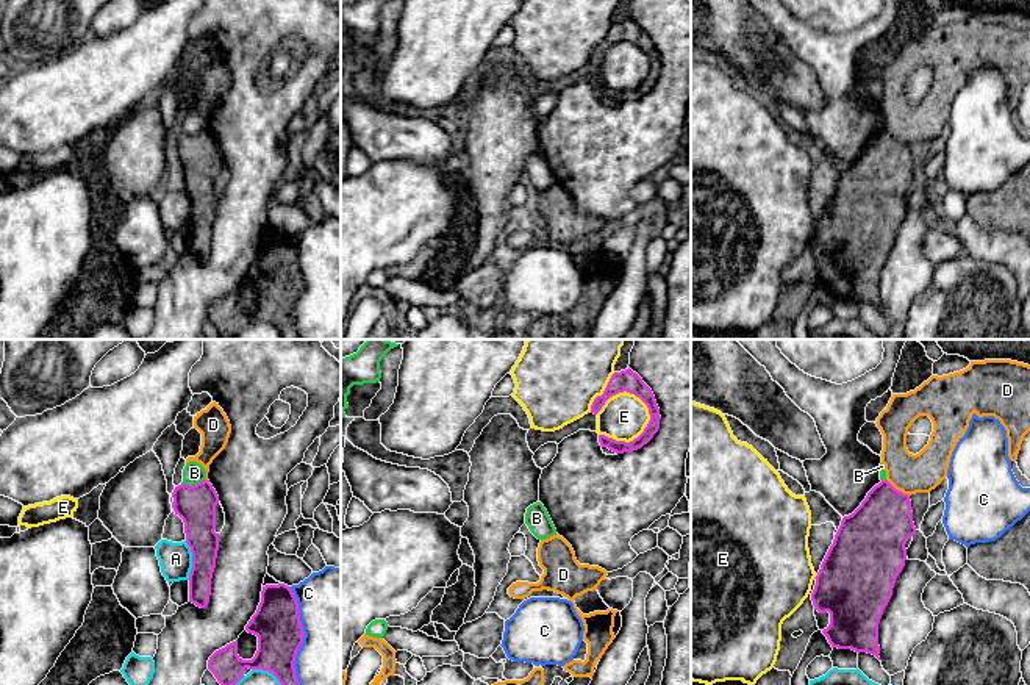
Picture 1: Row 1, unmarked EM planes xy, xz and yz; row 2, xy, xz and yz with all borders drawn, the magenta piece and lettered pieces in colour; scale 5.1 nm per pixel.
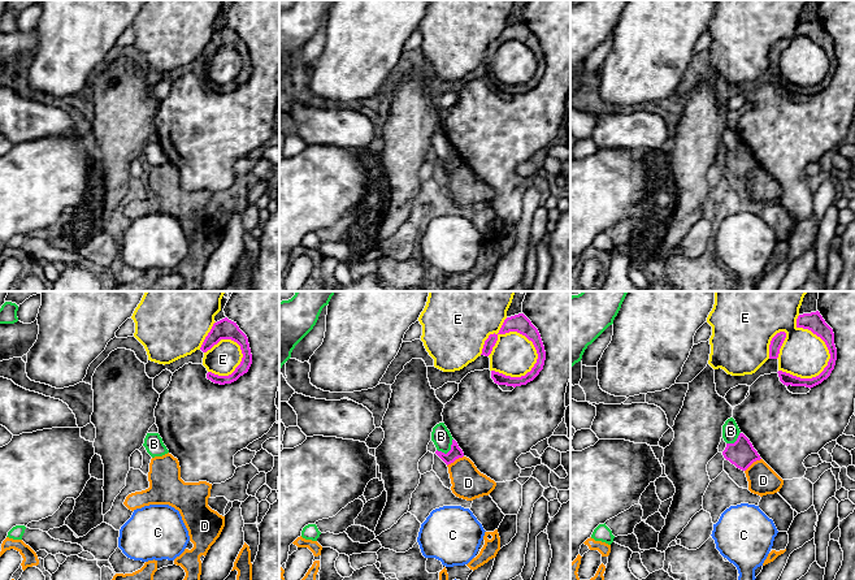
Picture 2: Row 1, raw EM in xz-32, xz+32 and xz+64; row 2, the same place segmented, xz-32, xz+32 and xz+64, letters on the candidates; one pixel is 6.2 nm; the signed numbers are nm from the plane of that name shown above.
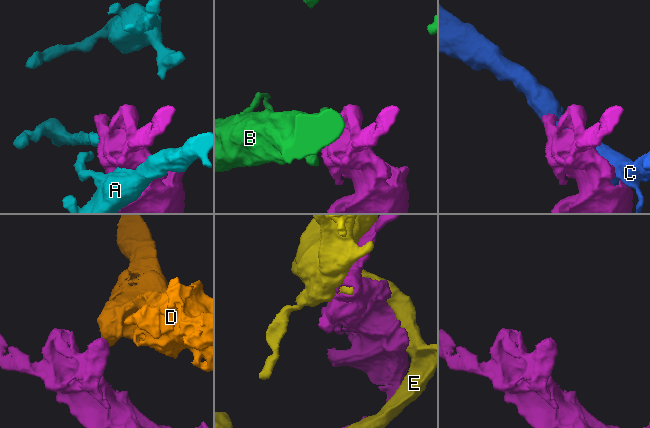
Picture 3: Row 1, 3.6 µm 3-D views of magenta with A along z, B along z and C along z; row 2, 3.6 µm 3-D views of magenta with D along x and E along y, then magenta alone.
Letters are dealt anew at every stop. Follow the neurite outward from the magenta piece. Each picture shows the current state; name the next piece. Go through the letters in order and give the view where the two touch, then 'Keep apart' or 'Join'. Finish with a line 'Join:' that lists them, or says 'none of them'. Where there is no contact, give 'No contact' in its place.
A: Touches magenta in xy. Keep apart
B: Touches magenta in xy. Keep apart
C: Touches magenta in xy. Keep apart
D: Touches magenta in yz. Keep apart
E: Touches magenta in xz. Keep apart
Join: none of them

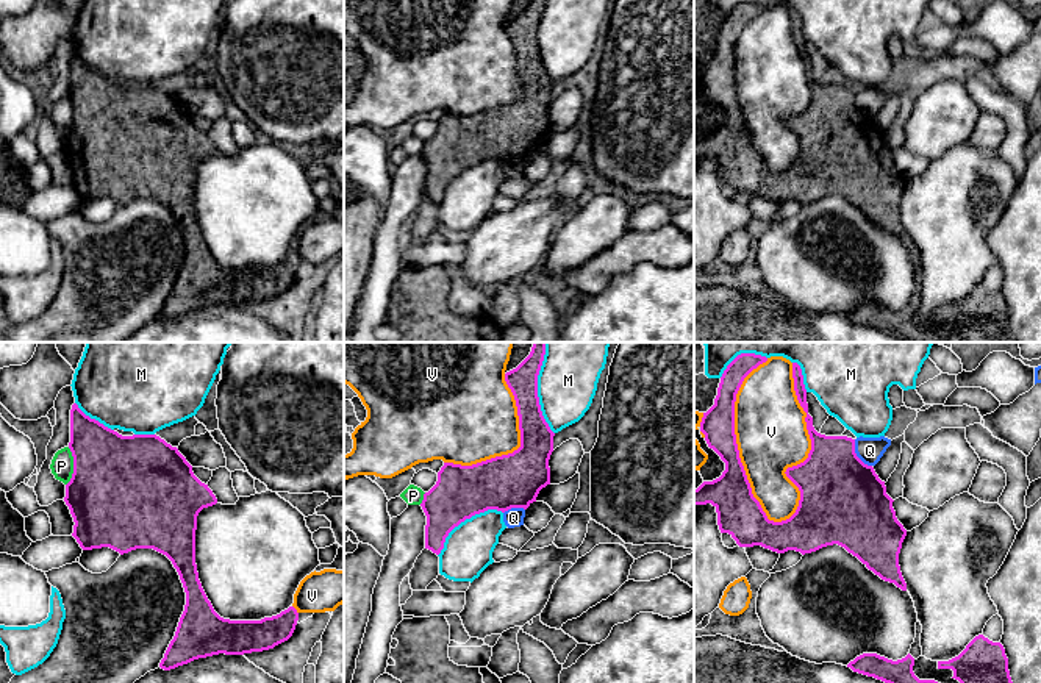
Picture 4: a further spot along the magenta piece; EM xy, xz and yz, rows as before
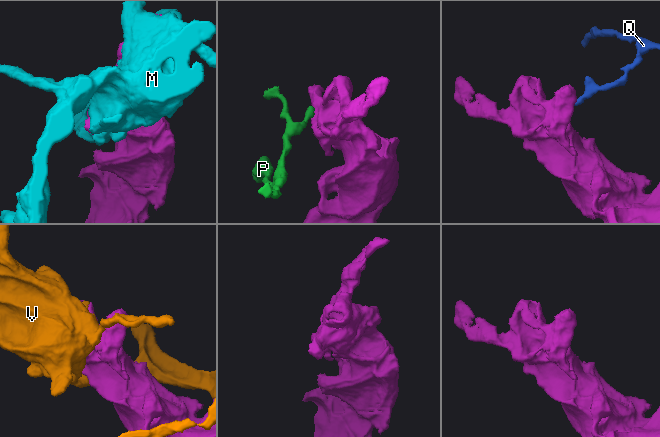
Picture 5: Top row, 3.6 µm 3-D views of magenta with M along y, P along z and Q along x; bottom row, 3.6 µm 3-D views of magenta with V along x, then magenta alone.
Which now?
M: Touches magenta in xz. Keep apart
P: Touches magenta in xy. Keep apart
Q: Touches magenta in yz. Join
V: Touches magenta in yz. Keep apart
Join: Q

